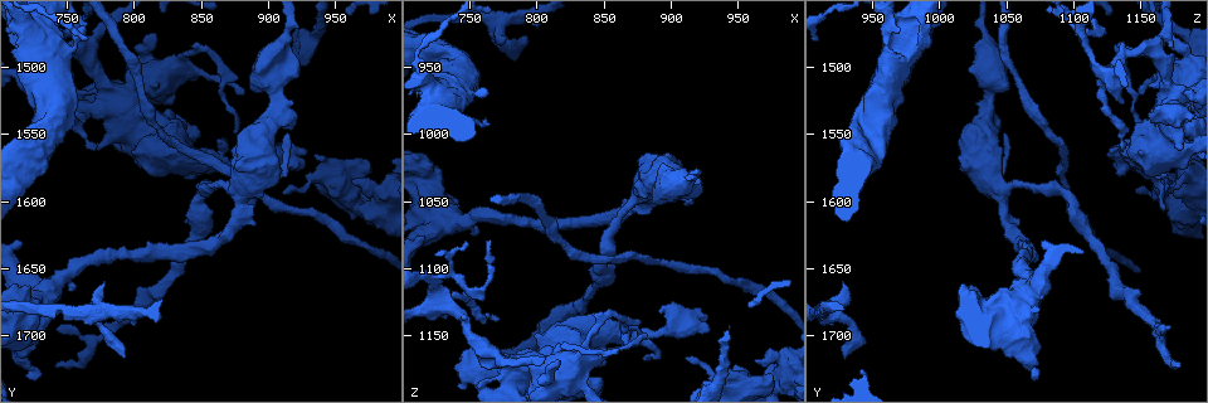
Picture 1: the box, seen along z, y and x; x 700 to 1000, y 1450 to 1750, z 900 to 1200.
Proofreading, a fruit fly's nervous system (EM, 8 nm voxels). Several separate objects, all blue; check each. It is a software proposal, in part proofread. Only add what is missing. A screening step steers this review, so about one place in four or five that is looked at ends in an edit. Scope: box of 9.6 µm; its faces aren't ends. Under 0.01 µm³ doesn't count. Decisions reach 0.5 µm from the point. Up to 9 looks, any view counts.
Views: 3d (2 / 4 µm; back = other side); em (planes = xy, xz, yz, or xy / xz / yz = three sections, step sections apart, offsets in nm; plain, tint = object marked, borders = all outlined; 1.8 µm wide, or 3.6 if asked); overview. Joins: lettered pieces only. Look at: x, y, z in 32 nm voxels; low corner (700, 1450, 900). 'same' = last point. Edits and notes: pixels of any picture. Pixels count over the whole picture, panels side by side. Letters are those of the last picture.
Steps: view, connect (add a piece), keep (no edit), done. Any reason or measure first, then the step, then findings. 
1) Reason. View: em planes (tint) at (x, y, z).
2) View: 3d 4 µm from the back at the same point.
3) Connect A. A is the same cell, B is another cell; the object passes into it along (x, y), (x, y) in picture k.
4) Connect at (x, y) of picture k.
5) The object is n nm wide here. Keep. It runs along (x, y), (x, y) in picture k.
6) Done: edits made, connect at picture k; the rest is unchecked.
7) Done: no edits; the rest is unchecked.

View: 3d 4 µm from the back at (720, 1730, 1074).

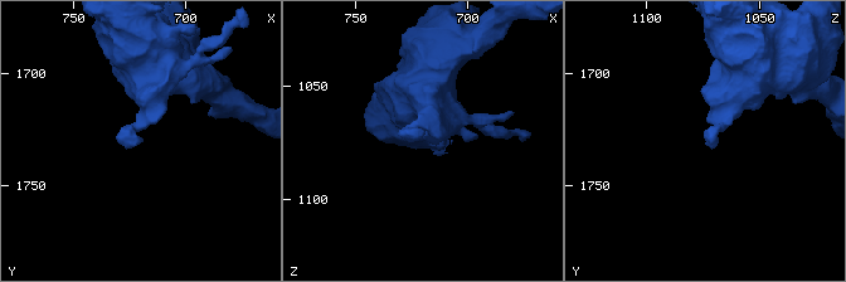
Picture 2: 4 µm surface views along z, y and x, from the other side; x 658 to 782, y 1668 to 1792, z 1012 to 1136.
View: em yz step 16 (tint) at (721, 1730, 1071).

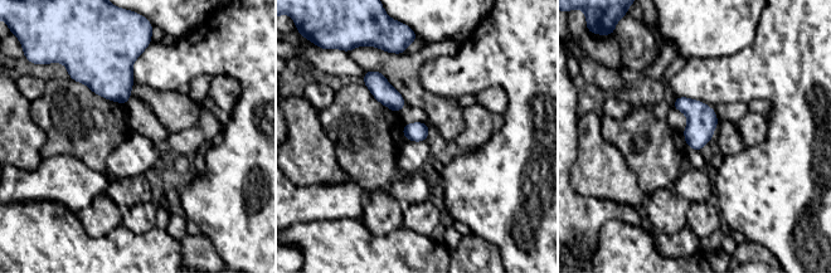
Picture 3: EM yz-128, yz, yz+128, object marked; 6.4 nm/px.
Another direction. View: em planes (borders) at the same point.

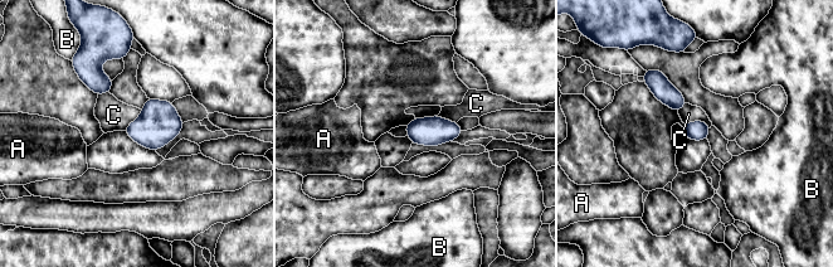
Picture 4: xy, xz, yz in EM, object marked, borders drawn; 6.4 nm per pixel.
Keep. A, B and C are other cells; a border runs along (683, 122), (704, 121), (710, 127) in picture 4; no lettered piece goes on from it.

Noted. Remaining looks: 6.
An open end. View: em xy step 16 (tint) at (778, 1660, 928).

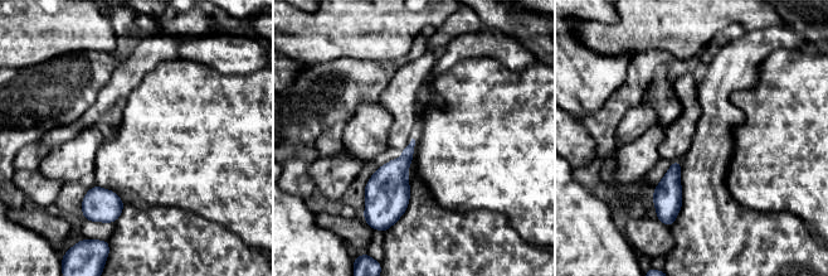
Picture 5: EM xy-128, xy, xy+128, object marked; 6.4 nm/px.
Another direction. View: em planes (borders) at the same point.

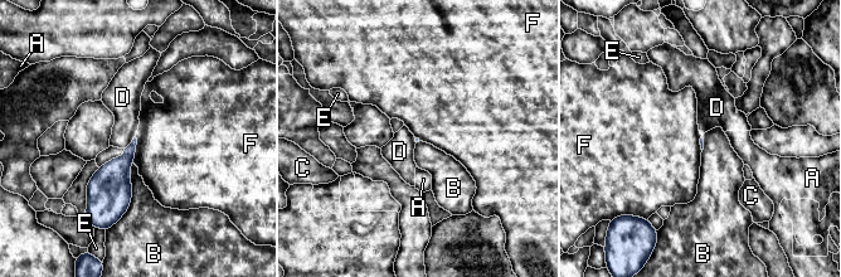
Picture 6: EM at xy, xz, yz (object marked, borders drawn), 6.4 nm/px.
Keep. A, B, C, D, E and F are other cells; a border runs along (135, 136), (136, 145), (132, 161) in picture 6; no lettered piece goes on from it.

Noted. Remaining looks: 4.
Branch stops here. View: em xz step 4 (borders) at (818, 1476, 1170).

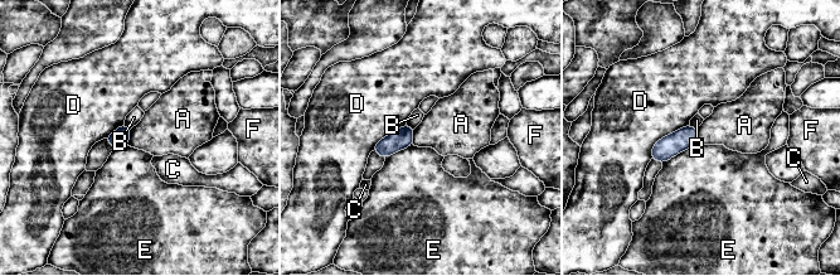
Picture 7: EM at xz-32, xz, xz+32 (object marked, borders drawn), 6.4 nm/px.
Keep. A, B, C, D, E and F are other cells; a border runs along (131, 129), (127, 145) in picture 7; none of them fits.

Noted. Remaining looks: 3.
Three-way junction. View: 3d 4 µm at (760, 1486, 1162).

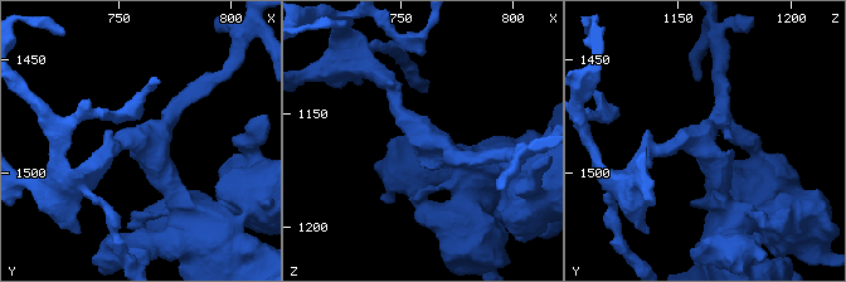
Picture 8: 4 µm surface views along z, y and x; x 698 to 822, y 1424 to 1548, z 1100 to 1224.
3 arms meet here; the arms are 200, 200, 240 nm wide. View: em xz step 8 (tint) at (763, 1488, 1163).

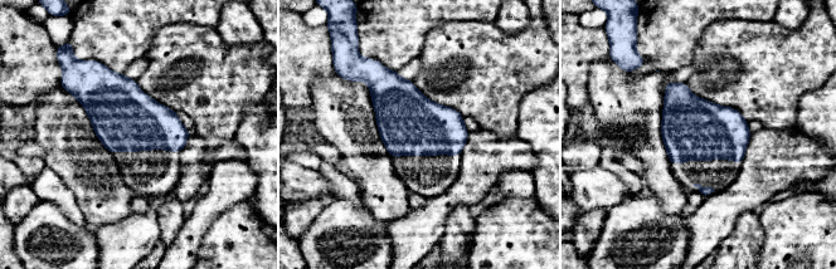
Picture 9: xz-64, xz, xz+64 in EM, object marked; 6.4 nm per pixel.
View: em xz step 8 (borders) at the same point.

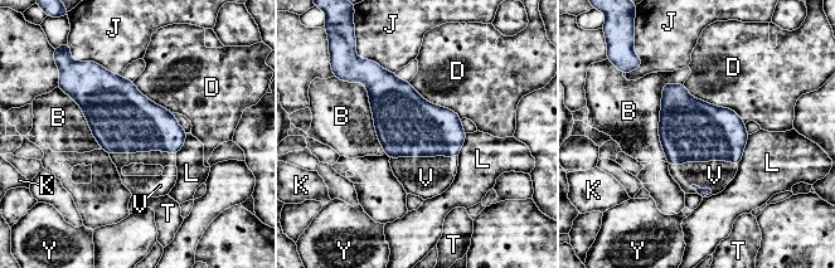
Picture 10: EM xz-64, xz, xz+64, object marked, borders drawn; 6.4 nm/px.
The object is 400 nm wide here. Connect V. V is the same cell, B, D, J, K, L, T and Y are other cells; the neuron continues.

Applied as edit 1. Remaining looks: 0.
Done: edits made, connect at picture 10; the rest is unchecked.

